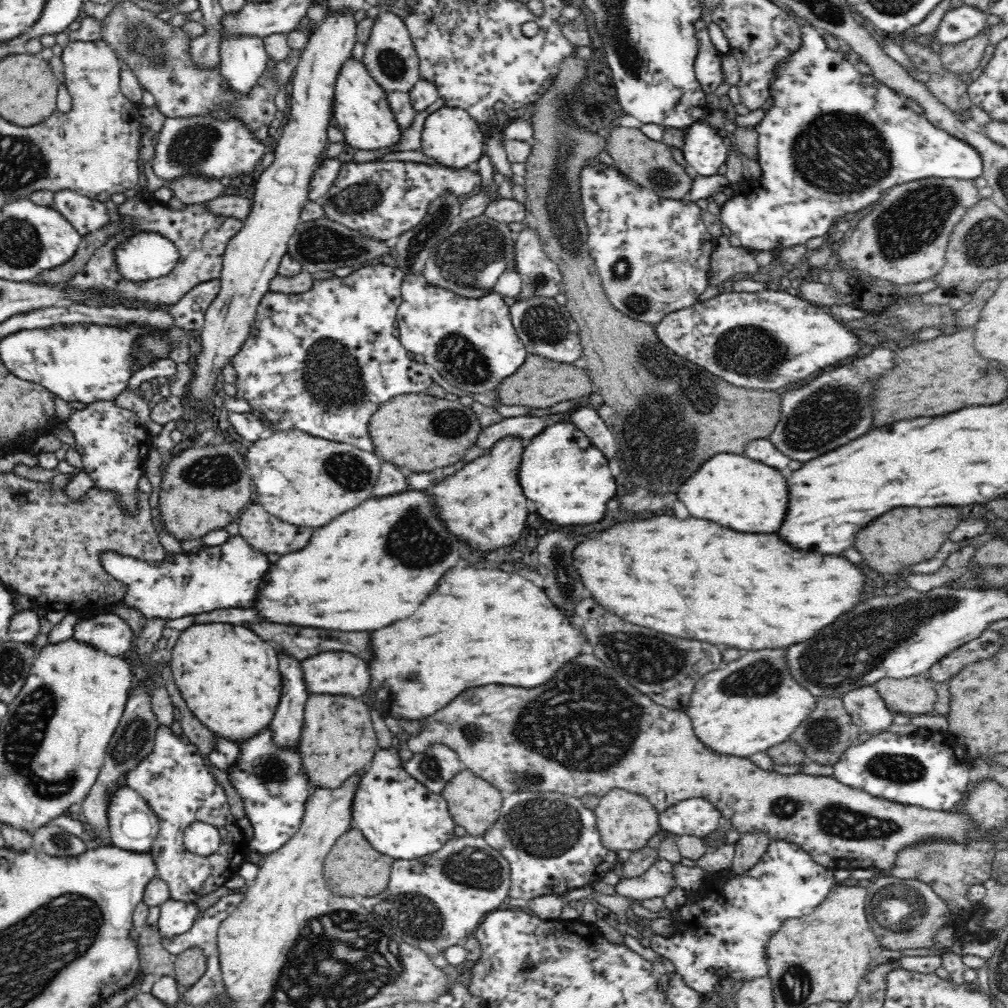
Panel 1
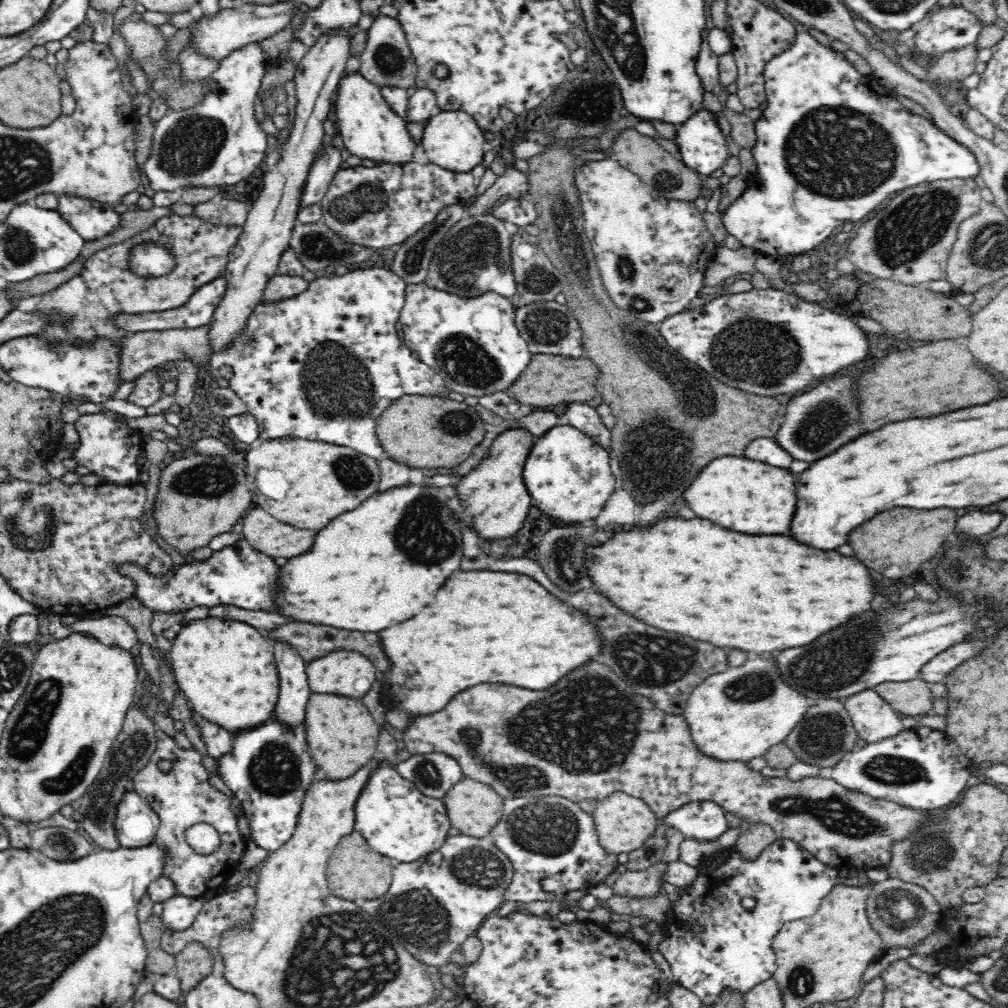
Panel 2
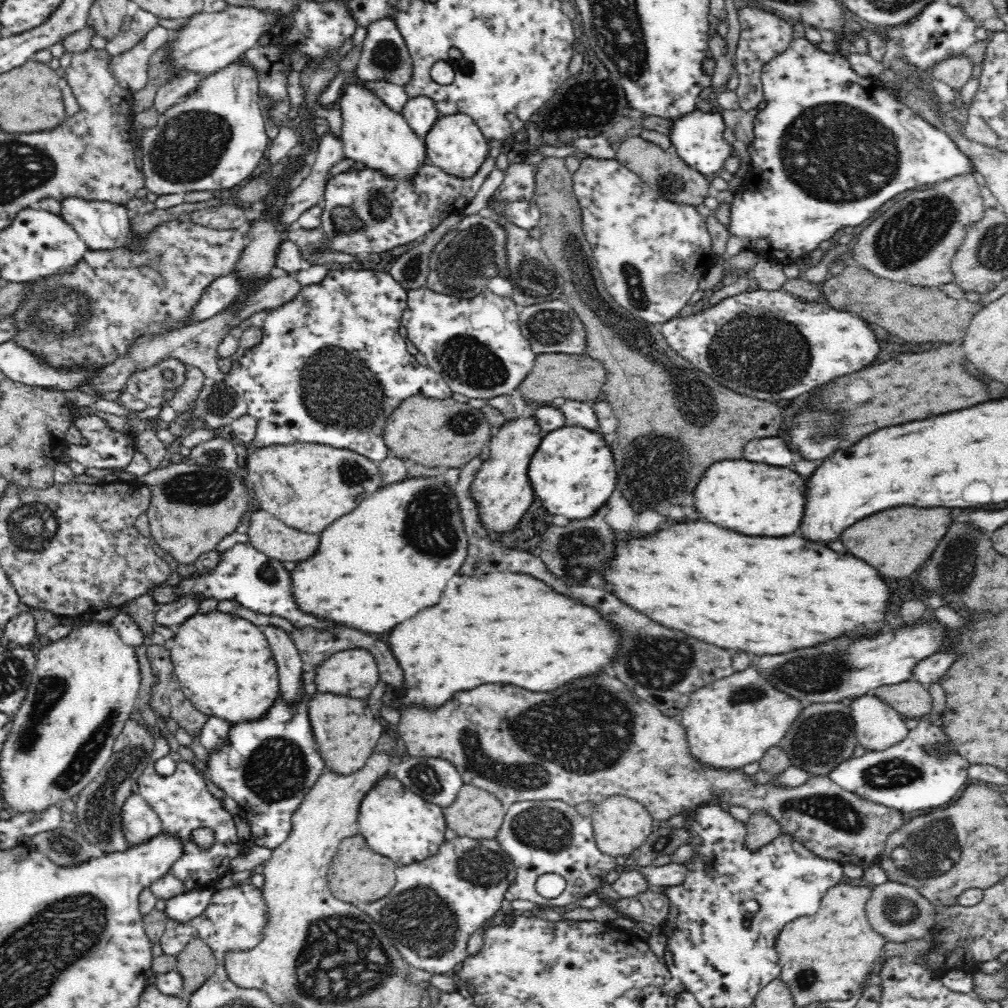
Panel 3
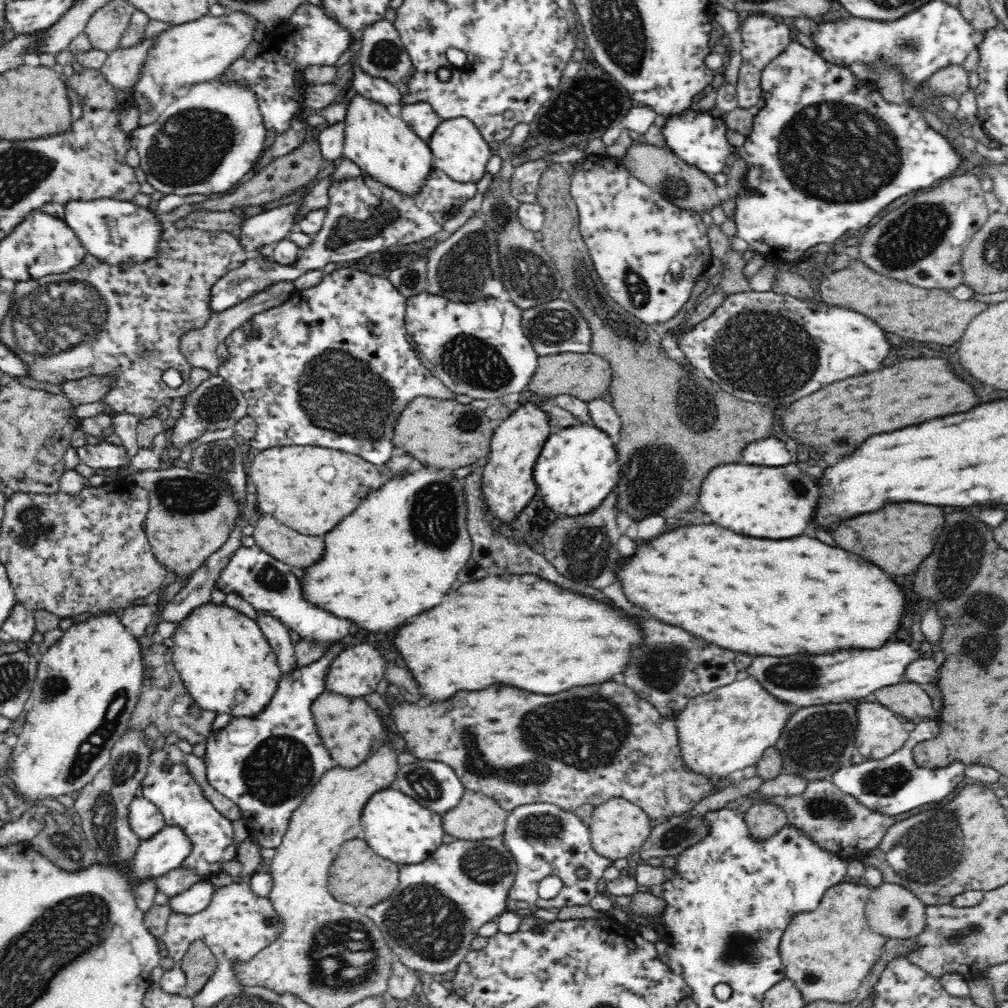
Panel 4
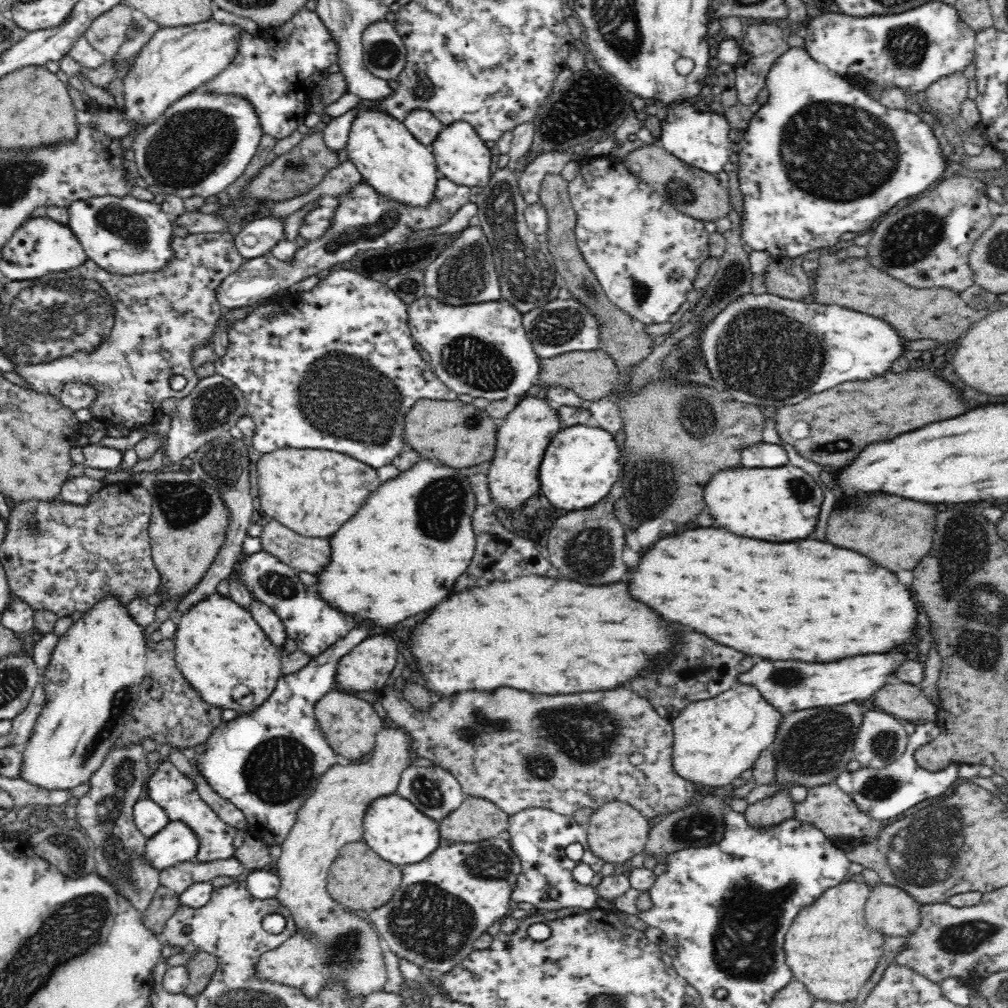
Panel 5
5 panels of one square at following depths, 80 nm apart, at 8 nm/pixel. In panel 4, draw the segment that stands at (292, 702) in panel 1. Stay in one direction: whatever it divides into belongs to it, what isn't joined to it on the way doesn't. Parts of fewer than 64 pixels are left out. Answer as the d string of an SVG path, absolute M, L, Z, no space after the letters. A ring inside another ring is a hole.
M256 606L256 622L260 624L260 628L262 628L264 636L268 638L270 646L274 648L281 672L290 674L292 670L296 669L297 664L296 657L294 657L294 646L292 646L290 639L290 630L282 624L279 618L272 616L270 612L260 610L258 606Z

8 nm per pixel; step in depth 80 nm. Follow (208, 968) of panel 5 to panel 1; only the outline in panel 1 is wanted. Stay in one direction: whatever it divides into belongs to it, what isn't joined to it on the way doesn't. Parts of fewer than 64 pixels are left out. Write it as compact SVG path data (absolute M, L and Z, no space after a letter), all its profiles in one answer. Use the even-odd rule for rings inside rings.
M191 947L174 956L174 966L173 974L178 985L189 989L197 984L208 970L208 959L200 947Z

